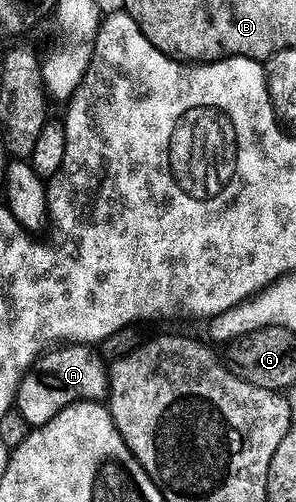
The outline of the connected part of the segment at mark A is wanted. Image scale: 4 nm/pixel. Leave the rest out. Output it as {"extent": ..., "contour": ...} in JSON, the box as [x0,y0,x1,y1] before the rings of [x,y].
{"extent":[16,344,110,427],"contour":[[[67,344],[65,347],[55,348],[53,351],[47,352],[22,378],[22,384],[18,387],[16,409],[31,427],[46,425],[52,419],[56,419],[56,415],[60,415],[60,411],[64,411],[70,405],[77,405],[80,401],[102,403],[107,400],[110,391],[108,365],[107,362],[102,362],[100,354],[94,352],[98,351],[88,345]]]}

